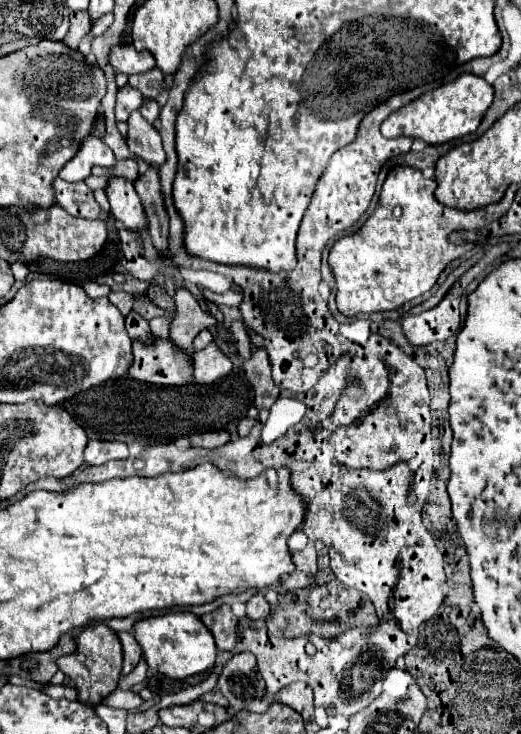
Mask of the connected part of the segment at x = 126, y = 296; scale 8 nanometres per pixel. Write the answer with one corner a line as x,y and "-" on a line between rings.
111,292
109,294
109,300
121,310
121,314
123,316
127,316
129,312
131,312
131,308
133,308
133,302
135,302
135,298
133,298
133,294
129,294
129,292

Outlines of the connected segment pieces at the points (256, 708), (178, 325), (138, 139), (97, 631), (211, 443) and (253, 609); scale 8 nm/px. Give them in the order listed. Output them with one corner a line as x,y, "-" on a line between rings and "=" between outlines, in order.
251,652
235,654
225,664
217,686
235,712
249,710
261,714
271,704
267,700
265,682
261,680
255,656
=
185,286
175,288
175,312
171,314
169,324
169,340
173,340
175,348
185,352
189,358
193,356
193,338
205,330
215,326
215,318
201,310
199,302
=
133,112
129,118
129,134
127,134
127,146
131,154
139,156
151,166
161,166
165,164
165,152
161,146
161,136
159,132
139,114
=
95,624
83,630
81,636
77,638
77,652
71,656
63,656
59,662
61,662
57,664
59,670
75,682
79,702
97,706
107,694
111,694
119,686
121,664
123,664
123,650
119,636
107,624
=
203,432
197,436
191,436
191,446
201,446
201,448
219,448
223,444
229,442
229,434
227,432
=
261,592
255,594
255,596
247,602
247,616
249,616
251,620
267,618
267,616
269,616
269,610
271,610
271,606
269,606
269,602
263,598

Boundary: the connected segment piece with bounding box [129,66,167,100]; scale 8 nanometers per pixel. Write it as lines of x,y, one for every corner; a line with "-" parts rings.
157,66
149,72
129,76
129,86
137,88
145,98
153,98
153,100
167,90
165,80
163,80
163,72

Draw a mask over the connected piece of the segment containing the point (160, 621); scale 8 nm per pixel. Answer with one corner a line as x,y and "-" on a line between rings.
171,612
165,616
145,618
135,624
135,640
143,648
143,656
149,664
149,668
165,674
173,680
183,680
187,676
201,674
209,668
213,668
217,658
217,646
213,640
213,634
201,624
201,620
191,612

